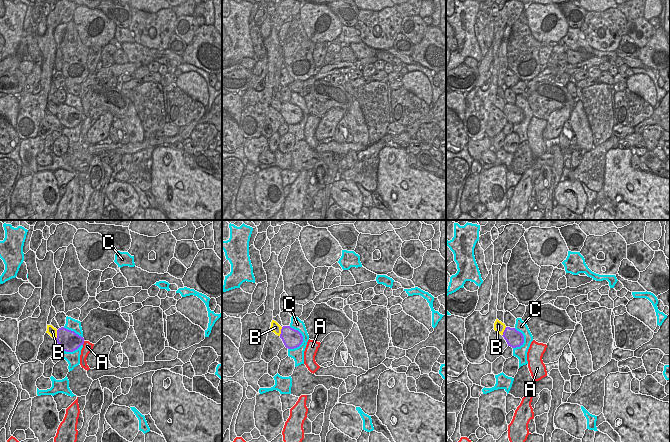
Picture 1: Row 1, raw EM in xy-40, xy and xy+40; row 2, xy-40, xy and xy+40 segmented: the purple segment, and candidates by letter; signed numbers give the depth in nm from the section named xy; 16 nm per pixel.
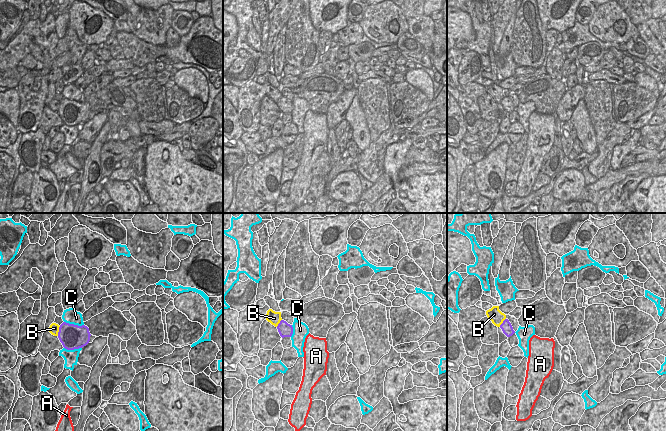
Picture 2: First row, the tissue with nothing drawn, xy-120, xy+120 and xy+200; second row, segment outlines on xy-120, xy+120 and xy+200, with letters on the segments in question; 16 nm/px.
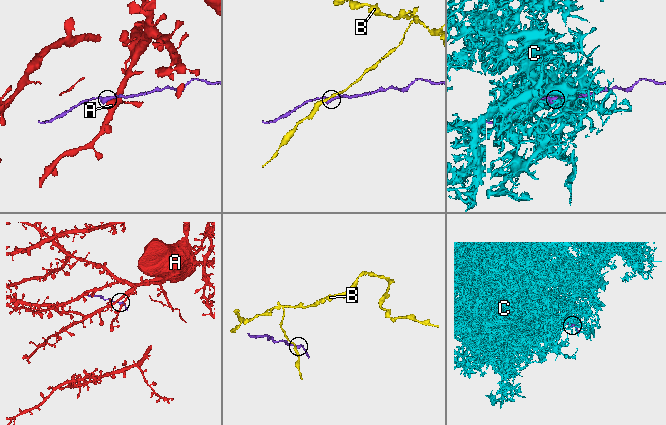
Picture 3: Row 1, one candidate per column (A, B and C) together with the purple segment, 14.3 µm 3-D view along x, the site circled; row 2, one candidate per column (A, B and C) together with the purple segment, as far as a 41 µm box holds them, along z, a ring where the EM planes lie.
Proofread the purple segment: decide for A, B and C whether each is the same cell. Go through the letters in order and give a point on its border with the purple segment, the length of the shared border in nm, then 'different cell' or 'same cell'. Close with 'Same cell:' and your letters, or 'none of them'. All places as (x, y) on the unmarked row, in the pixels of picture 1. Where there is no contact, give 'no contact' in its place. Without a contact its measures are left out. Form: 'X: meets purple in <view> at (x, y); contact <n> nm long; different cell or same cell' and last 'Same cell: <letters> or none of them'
A: meets purple in xy-40 at (83, 119); contact 70 nm long; different cell
B: meets purple in xy-40 at (57, 111); contact 160 nm long; different cell
C: meets purple in xy at (302, 113); contact 380 nm long; different cell
Same cell: none of them

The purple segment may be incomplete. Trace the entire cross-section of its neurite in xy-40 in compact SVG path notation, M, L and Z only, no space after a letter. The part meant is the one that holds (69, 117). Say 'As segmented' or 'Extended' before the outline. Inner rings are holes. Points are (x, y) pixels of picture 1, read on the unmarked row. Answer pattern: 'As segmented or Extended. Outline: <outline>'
As segmented. Outline: M61 103L57 106L57 119L62 127L73 128L84 120L84 114L74 107Z

